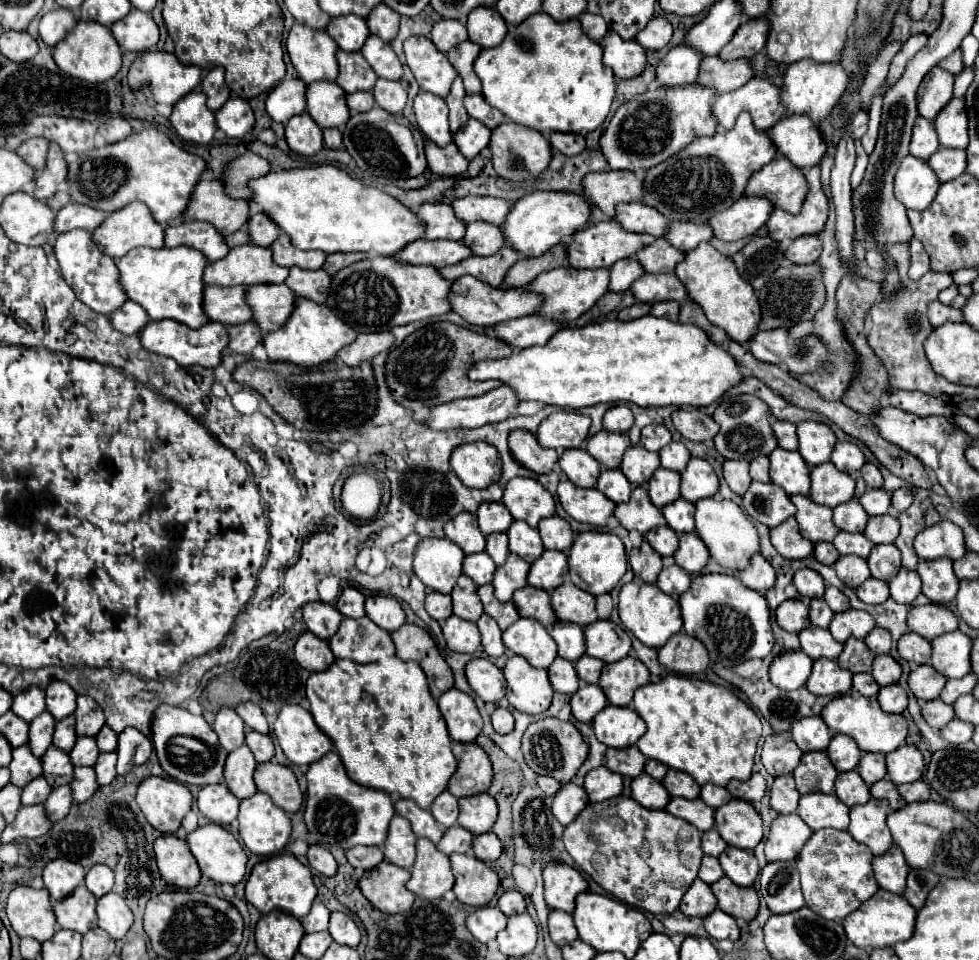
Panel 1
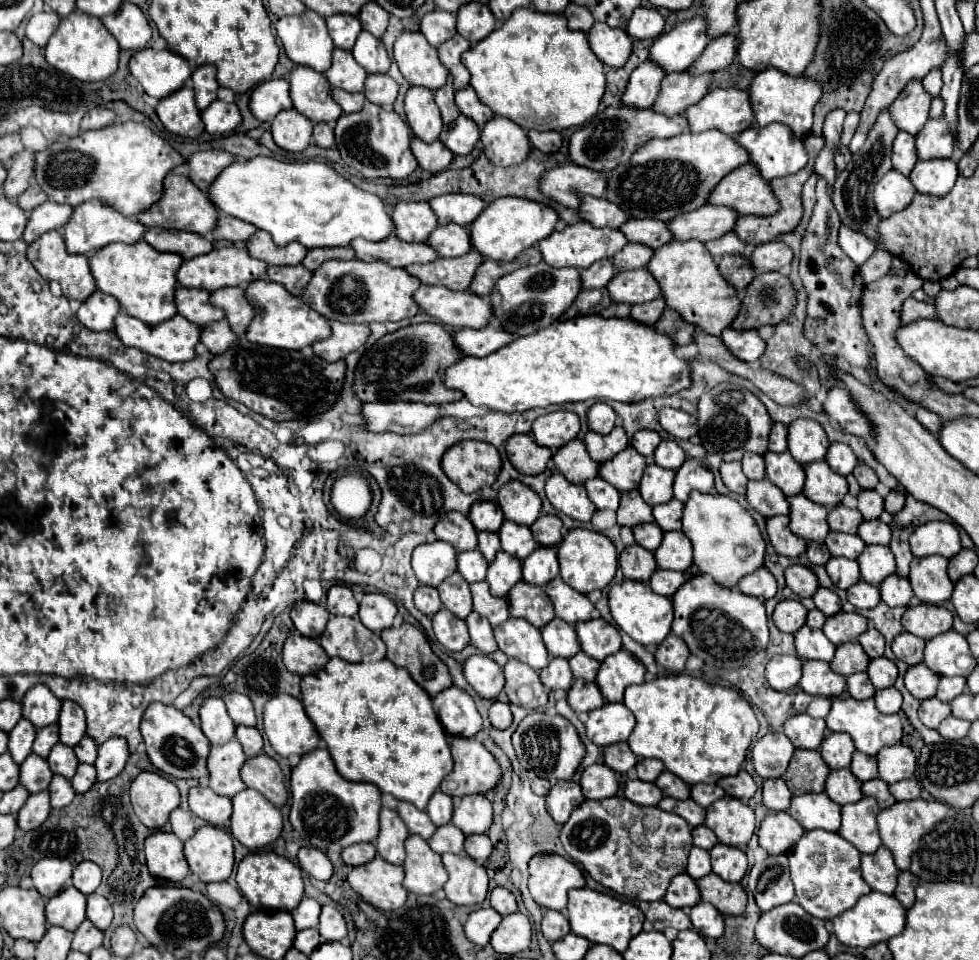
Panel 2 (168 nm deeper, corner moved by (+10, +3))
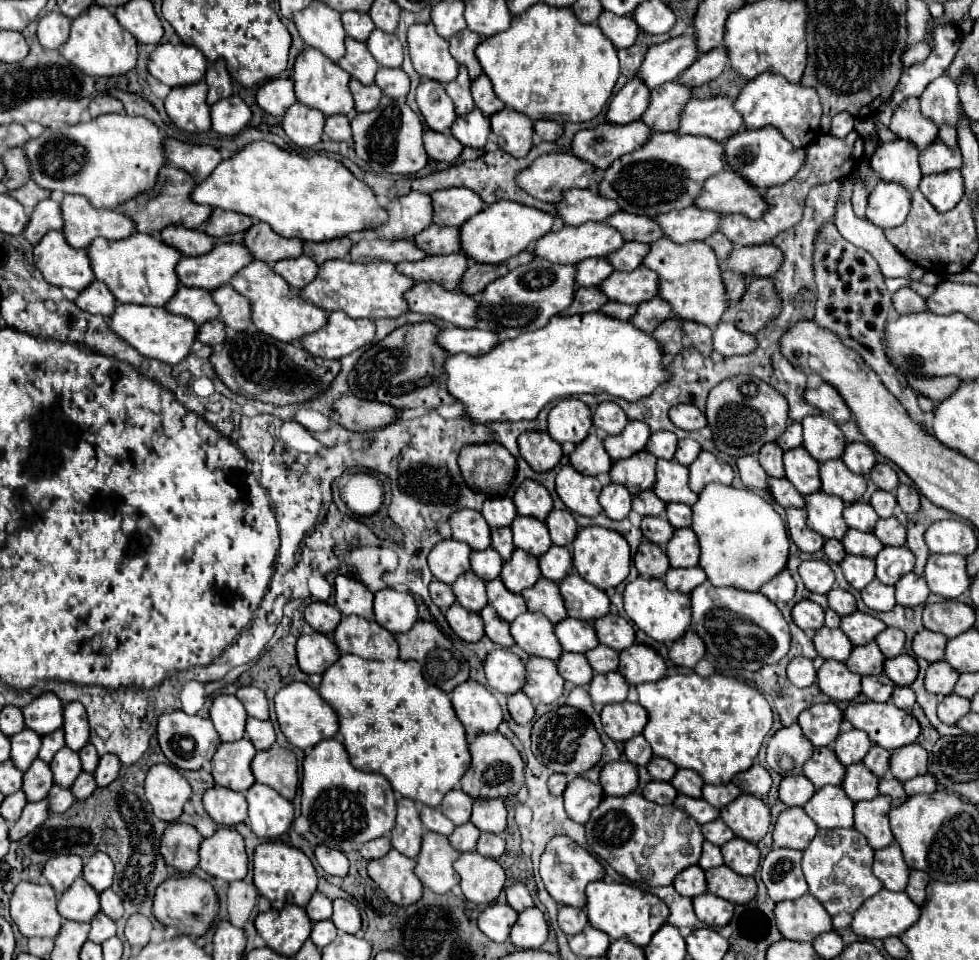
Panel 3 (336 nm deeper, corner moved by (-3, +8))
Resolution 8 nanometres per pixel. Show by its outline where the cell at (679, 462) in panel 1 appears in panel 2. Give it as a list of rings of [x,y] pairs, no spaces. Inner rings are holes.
[[[668,439],[668,441],[662,441],[658,445],[658,449],[654,453],[654,461],[656,461],[656,465],[660,465],[664,469],[676,471],[686,461],[686,453],[676,441]]]

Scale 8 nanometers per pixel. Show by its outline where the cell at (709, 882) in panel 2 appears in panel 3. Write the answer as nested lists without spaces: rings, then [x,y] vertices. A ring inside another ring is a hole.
[[[725,864],[711,868],[705,874],[707,874],[709,892],[723,900],[729,900],[731,904],[747,904],[757,894],[757,884],[753,876],[737,876]]]

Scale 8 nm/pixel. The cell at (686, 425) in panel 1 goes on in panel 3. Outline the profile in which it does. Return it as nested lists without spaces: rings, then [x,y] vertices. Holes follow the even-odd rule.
[[[677,404],[669,410],[669,418],[671,422],[681,428],[681,430],[687,430],[687,432],[693,432],[693,430],[699,430],[699,428],[705,428],[707,426],[707,418],[705,414],[691,406],[691,404]]]

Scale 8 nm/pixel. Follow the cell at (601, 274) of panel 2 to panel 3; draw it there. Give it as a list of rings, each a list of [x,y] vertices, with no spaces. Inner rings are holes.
[[[587,258],[577,264],[575,282],[579,282],[579,286],[599,286],[605,278],[611,276],[613,270],[615,268],[611,262],[607,262],[607,258]]]

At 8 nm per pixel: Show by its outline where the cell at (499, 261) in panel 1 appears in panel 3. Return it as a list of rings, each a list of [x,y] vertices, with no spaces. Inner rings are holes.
[[[463,252],[459,254],[447,254],[447,256],[427,256],[419,262],[401,262],[397,264],[399,272],[421,282],[431,280],[439,282],[447,290],[459,290],[459,282],[469,266],[469,258],[463,258]]]

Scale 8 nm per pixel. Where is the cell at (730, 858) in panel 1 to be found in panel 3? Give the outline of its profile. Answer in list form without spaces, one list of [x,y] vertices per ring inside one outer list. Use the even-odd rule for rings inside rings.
[[[733,838],[731,842],[721,846],[721,852],[723,852],[725,864],[741,876],[753,876],[759,868],[759,862],[761,862],[759,848],[747,840]]]

